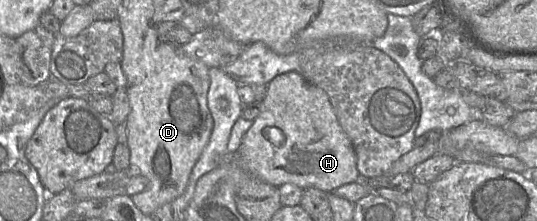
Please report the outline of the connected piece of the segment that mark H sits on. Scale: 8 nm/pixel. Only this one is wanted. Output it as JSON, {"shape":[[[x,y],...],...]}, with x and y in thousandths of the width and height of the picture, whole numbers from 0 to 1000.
{"shape":[[[555,326],[527,330],[497,380],[484,511],[454,611],[441,692],[458,778],[514,846],[549,833],[564,860],[588,851],[615,873],[672,814],[657,647],[633,566],[613,434]]]}

